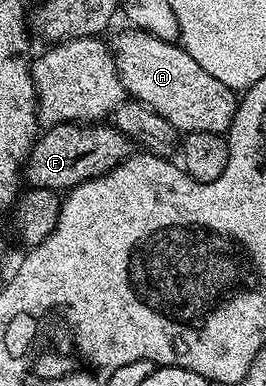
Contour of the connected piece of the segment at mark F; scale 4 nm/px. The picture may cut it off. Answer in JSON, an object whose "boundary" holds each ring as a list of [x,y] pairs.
{"boundary":[[[107,122],[53,124],[46,131],[36,139],[23,165],[23,176],[31,188],[48,188],[63,194],[81,182],[105,175],[133,155],[132,141]]]}

